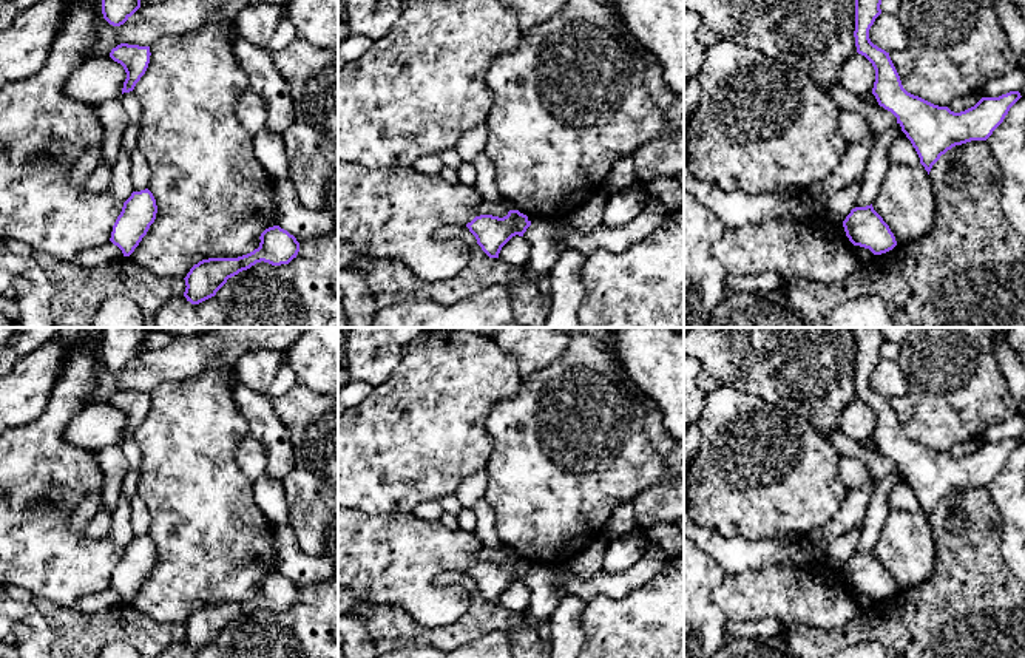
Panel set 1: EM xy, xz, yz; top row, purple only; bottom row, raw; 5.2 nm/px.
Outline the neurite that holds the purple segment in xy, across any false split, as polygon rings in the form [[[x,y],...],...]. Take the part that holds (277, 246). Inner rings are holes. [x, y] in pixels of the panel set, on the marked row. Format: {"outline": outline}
{"outline": [[[279,226],[266,229],[259,247],[238,258],[208,258],[195,264],[187,273],[184,297],[191,304],[199,304],[211,297],[227,283],[228,278],[250,269],[256,263],[272,266],[289,264],[299,252],[299,243],[293,235]]]}

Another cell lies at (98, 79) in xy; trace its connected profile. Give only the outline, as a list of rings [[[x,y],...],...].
[[[110,56],[94,57],[73,71],[63,85],[63,93],[85,105],[100,105],[108,99],[122,96],[127,73]]]

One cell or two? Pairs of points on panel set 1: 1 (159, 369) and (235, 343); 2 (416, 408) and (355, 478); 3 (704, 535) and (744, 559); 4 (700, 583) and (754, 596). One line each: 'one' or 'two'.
1: one
2: one
3: one
4: two

